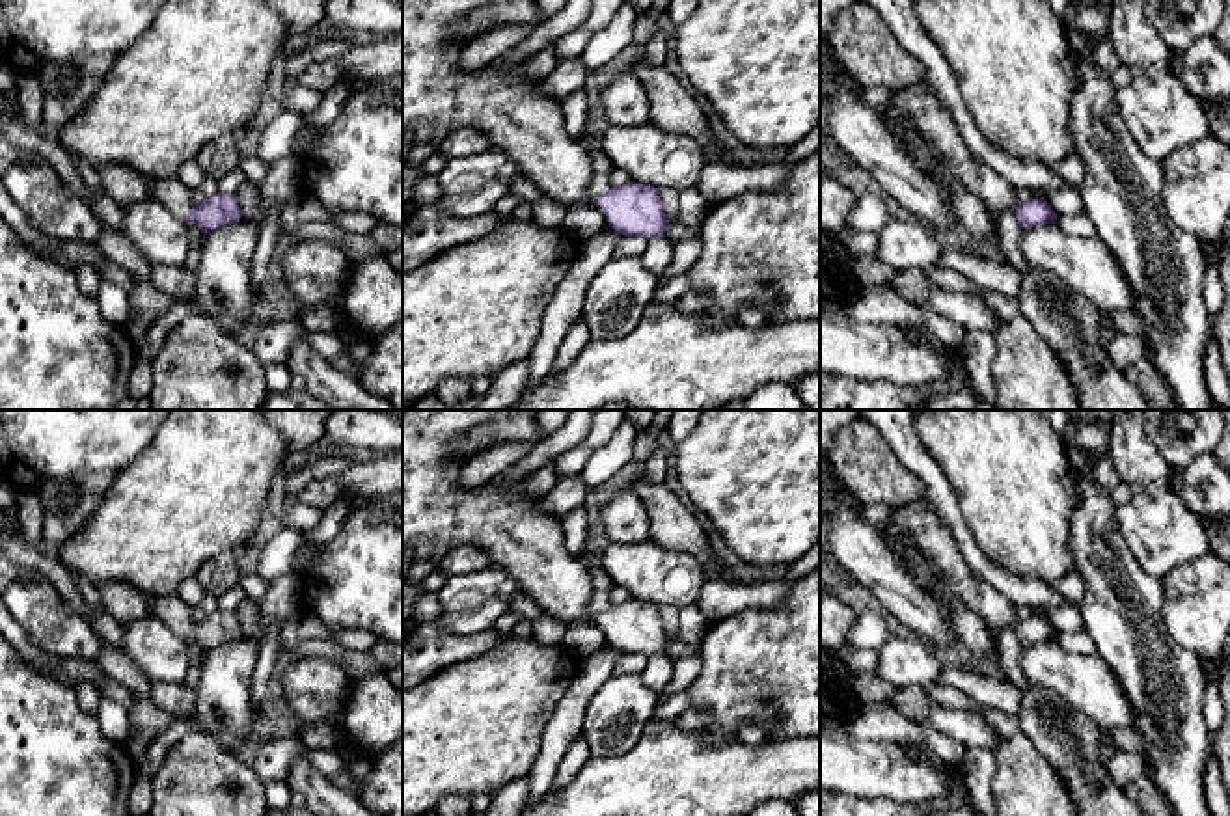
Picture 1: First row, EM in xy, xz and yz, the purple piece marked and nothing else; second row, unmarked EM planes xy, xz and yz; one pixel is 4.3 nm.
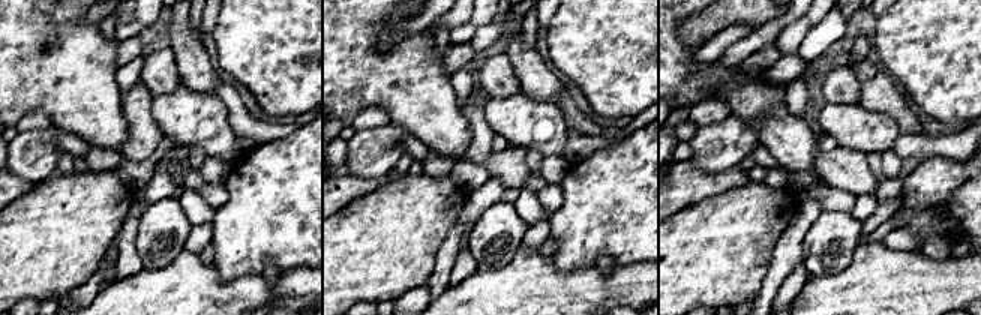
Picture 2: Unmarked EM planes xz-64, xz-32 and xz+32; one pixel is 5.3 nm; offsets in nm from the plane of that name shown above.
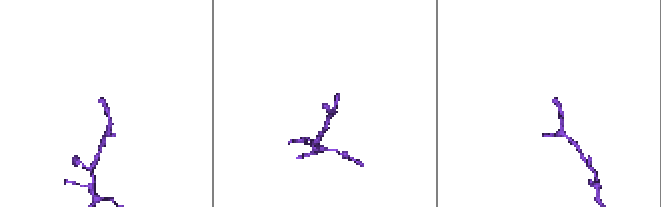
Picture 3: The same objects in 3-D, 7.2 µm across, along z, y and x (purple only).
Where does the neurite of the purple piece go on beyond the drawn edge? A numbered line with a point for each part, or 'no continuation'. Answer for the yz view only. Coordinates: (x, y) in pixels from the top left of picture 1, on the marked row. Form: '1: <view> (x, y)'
1: yz (923, 129)

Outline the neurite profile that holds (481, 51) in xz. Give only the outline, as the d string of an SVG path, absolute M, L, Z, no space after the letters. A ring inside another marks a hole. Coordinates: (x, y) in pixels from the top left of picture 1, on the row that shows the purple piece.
M537 24L522 26L499 26L466 43L458 69L464 73L479 71L490 65L496 58L512 50L520 41L524 41Z

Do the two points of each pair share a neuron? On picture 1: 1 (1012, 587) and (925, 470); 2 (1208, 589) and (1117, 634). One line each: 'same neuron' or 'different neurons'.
1: same neuron
2: different neurons

